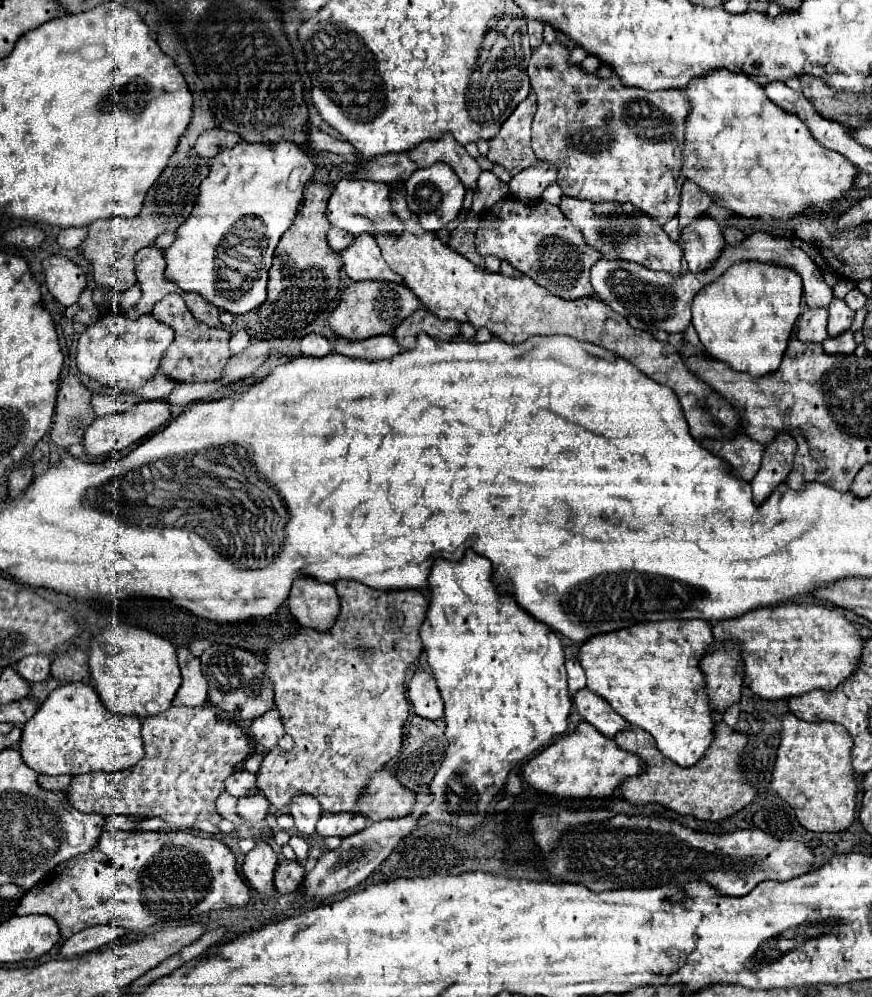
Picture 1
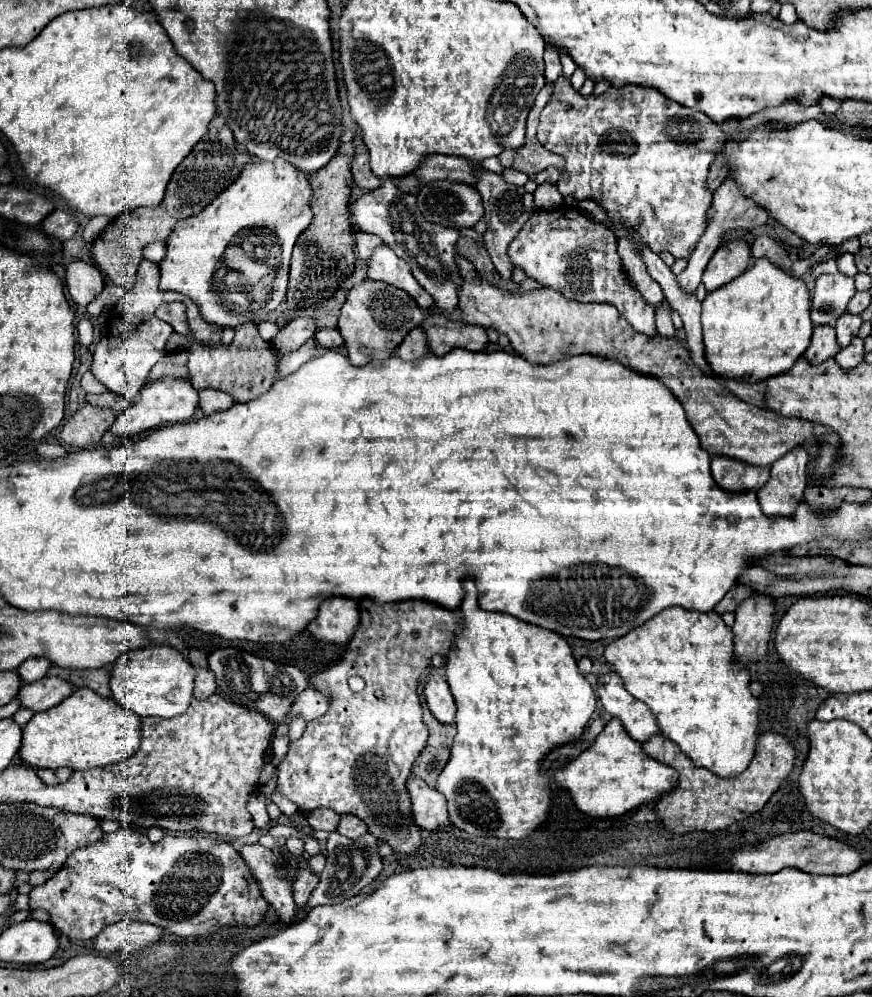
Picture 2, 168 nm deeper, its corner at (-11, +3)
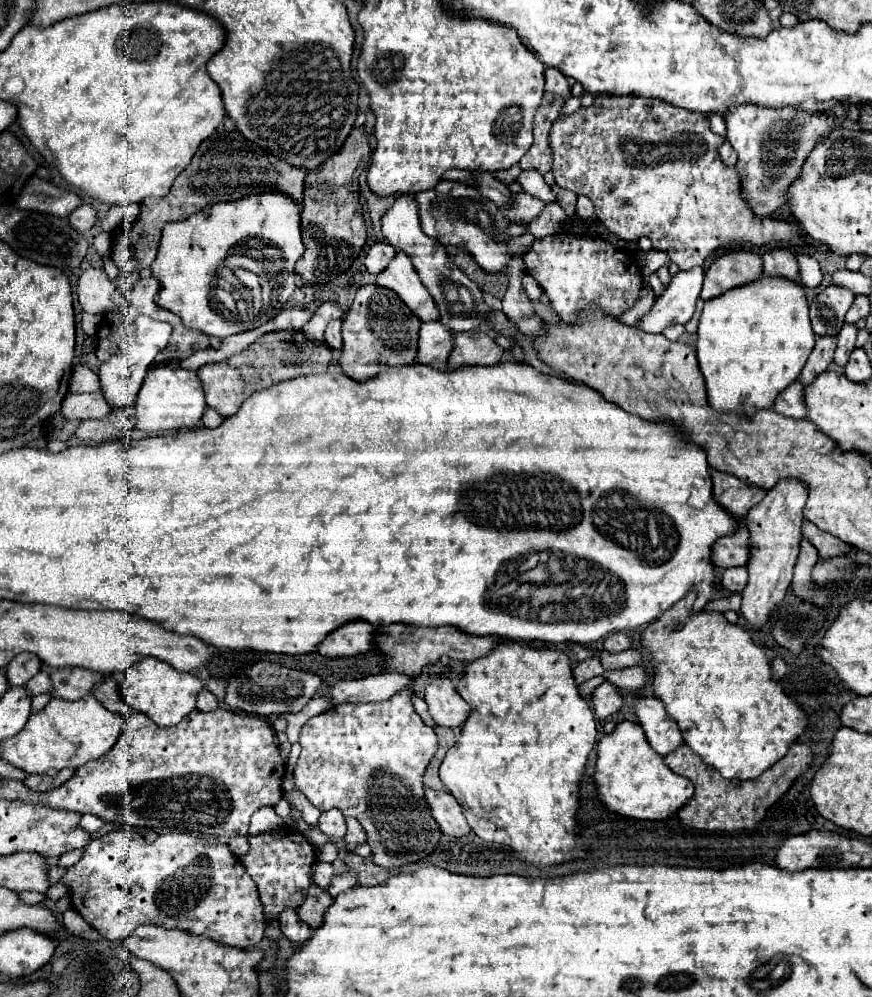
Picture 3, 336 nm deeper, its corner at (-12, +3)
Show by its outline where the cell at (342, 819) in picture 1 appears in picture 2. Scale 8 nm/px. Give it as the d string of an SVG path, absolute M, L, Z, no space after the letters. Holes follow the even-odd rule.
M344 814L344 816L340 818L338 832L340 832L342 836L346 836L346 838L360 838L360 836L364 836L364 834L368 832L368 828L366 828L366 824L364 824L360 818L350 816L350 814Z

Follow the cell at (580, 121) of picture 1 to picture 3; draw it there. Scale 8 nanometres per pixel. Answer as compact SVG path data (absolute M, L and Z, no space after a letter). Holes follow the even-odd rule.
M607 94L607 114L601 114L597 106L589 106L589 108L579 108L573 114L567 116L559 116L553 124L551 124L551 132L549 132L549 146L553 150L553 172L555 172L555 182L557 186L575 192L577 196L587 196L593 206L595 212L599 216L599 220L607 226L607 230L615 232L619 238L623 240L639 240L639 238L649 238L653 242L655 250L665 250L671 256L671 262L677 264L681 270L691 270L695 266L703 266L705 260L717 250L717 248L727 248L727 246L767 246L767 244L801 244L803 238L799 236L797 228L783 222L783 220L773 220L773 218L759 218L751 212L751 208L747 208L747 204L743 202L741 194L739 194L739 176L735 174L735 168L727 168L719 156L717 156L717 148L725 142L723 136L717 136L711 132L709 126L709 118L705 114L697 114L697 112L689 112L677 106L667 104L665 100L653 100L653 98L643 98L643 96L611 96Z

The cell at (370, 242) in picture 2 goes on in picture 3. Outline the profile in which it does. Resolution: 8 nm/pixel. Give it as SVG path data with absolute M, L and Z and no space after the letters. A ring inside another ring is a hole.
M375 242L369 246L367 256L365 256L365 268L373 274L377 274L379 270L385 270L387 262L393 258L393 254L397 254L397 250L389 244L389 242Z

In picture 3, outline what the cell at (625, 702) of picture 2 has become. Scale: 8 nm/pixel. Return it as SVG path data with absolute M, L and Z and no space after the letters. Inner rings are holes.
M637 696L633 702L633 712L639 718L639 724L647 736L647 742L657 754L665 756L683 742L679 728L667 716L667 712L663 710L663 704L657 698Z

